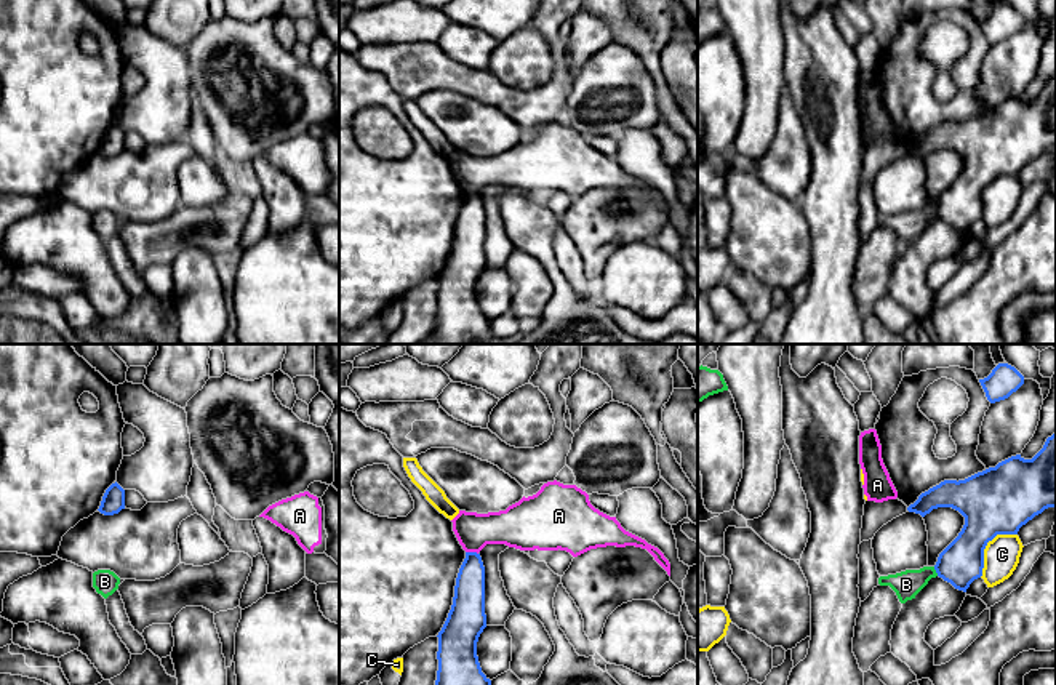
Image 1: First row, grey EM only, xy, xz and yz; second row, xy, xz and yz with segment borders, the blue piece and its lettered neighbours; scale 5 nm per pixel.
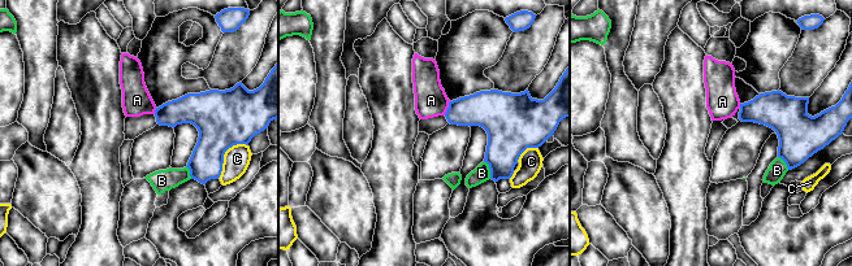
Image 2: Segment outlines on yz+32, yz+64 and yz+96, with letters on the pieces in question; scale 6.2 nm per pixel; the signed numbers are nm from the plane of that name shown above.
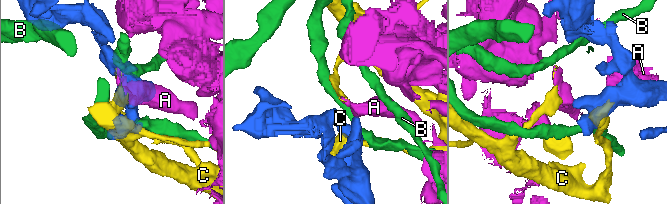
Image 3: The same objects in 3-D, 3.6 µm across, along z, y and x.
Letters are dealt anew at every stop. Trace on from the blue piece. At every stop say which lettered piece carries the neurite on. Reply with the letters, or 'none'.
none

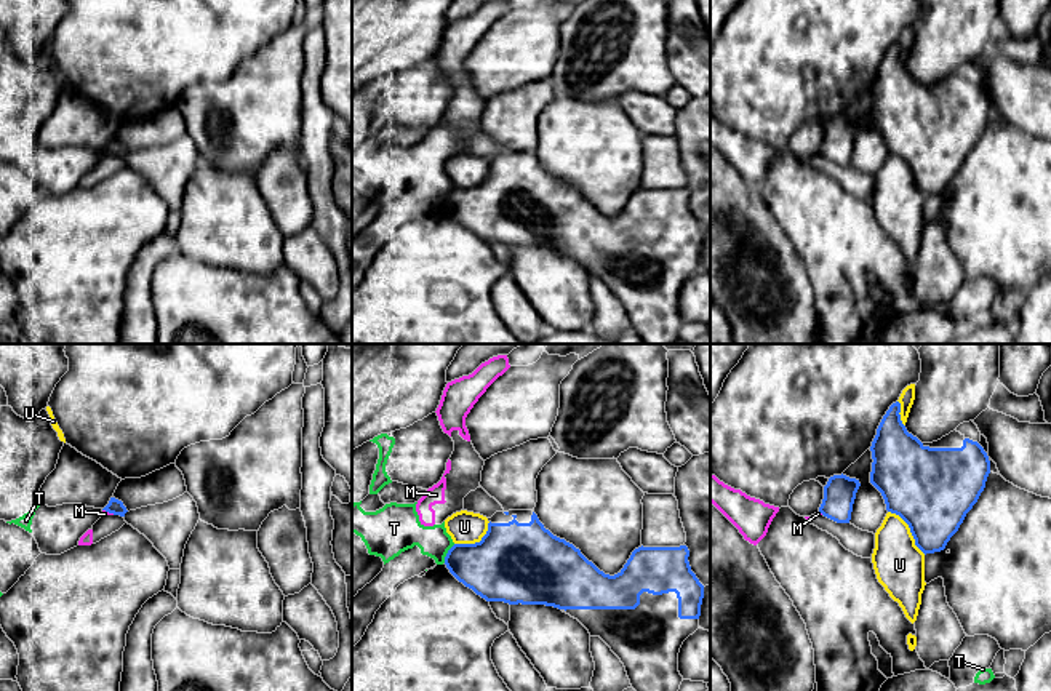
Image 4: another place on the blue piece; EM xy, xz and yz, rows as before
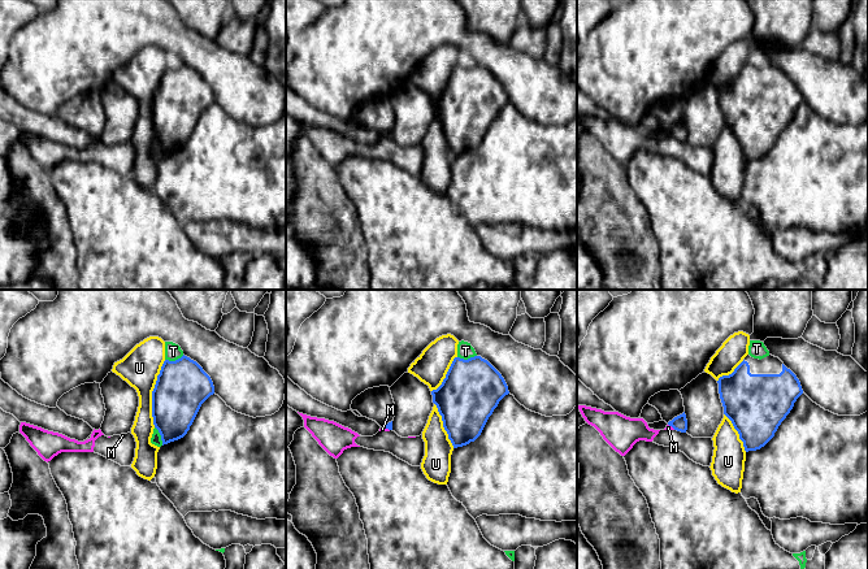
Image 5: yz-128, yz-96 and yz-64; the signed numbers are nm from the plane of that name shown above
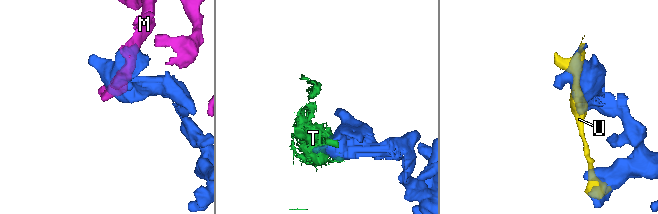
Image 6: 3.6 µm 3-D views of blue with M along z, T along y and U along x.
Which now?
none

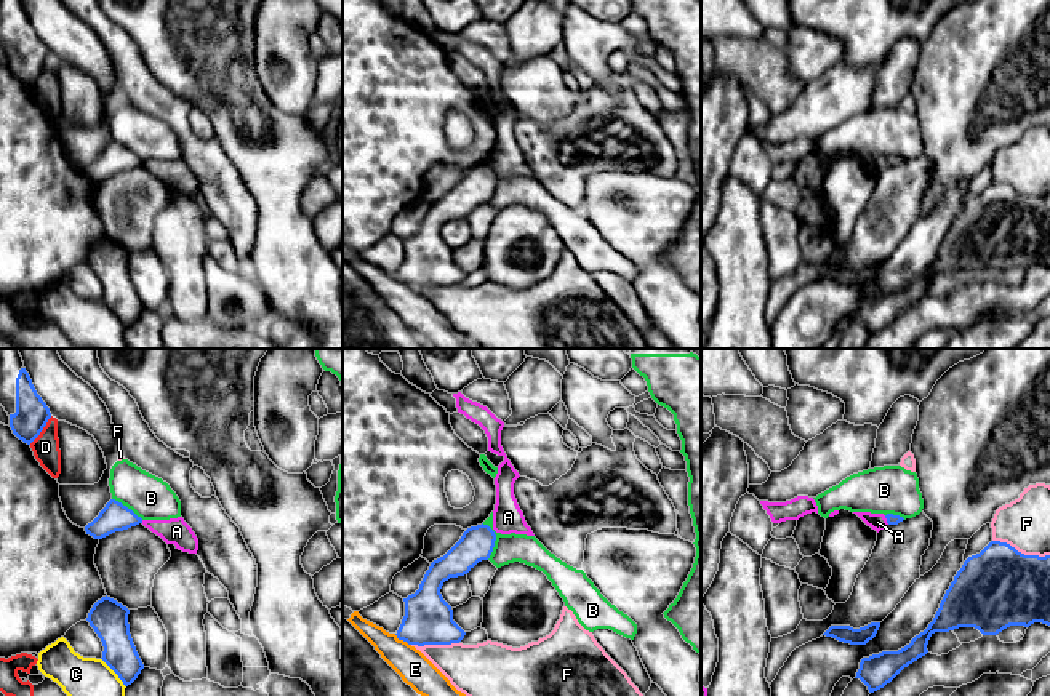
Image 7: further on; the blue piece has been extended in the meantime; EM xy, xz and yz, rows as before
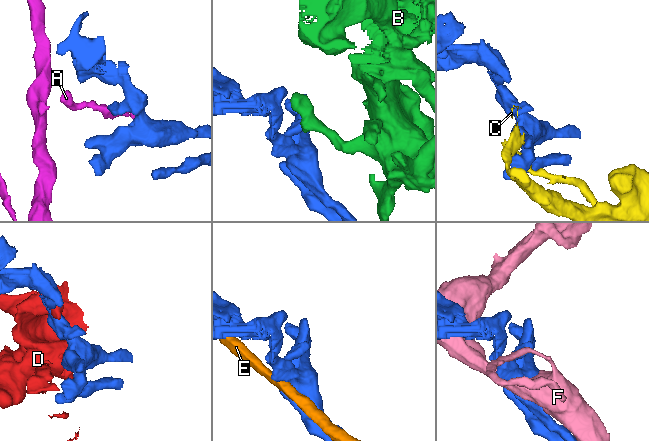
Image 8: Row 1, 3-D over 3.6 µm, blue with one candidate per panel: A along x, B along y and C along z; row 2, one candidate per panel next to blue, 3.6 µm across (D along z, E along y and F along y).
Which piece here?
none

